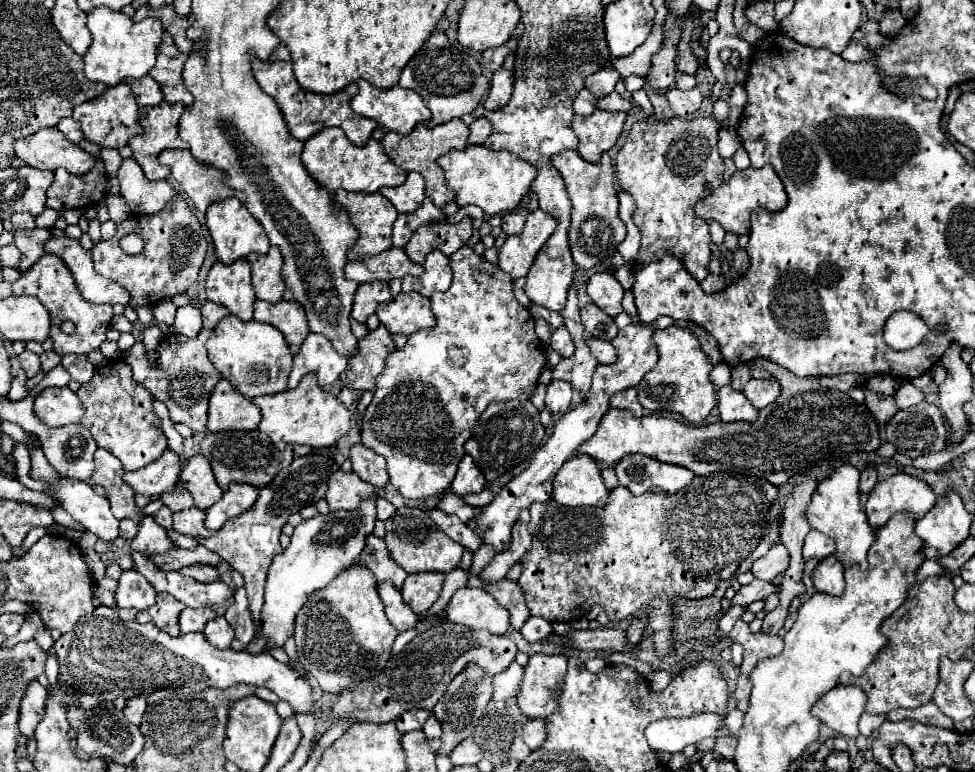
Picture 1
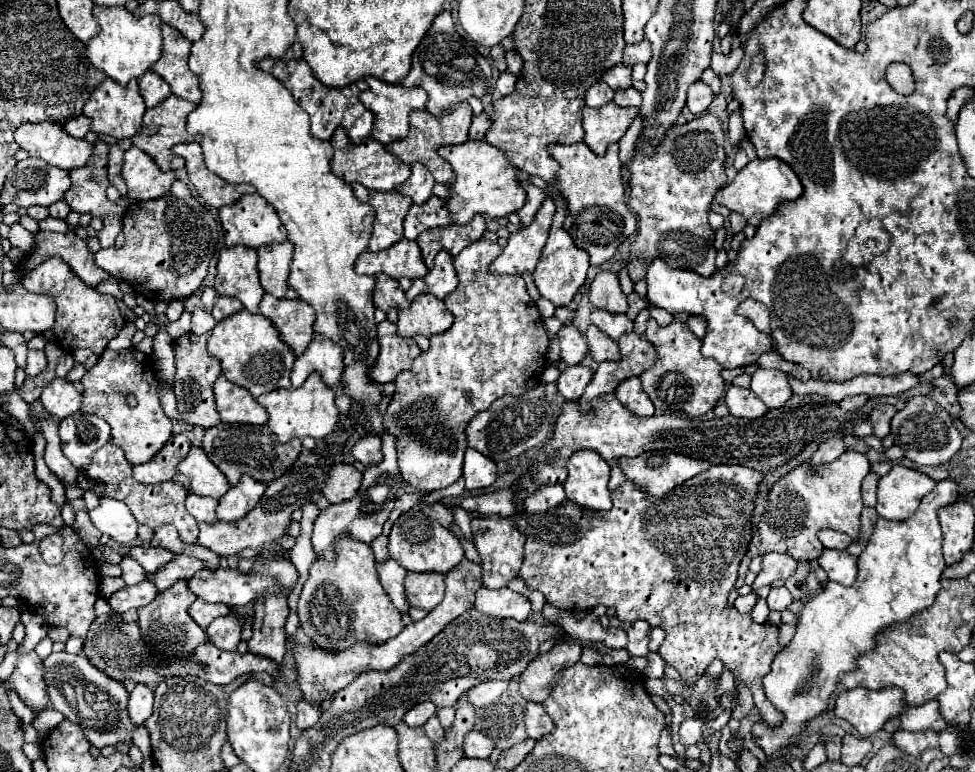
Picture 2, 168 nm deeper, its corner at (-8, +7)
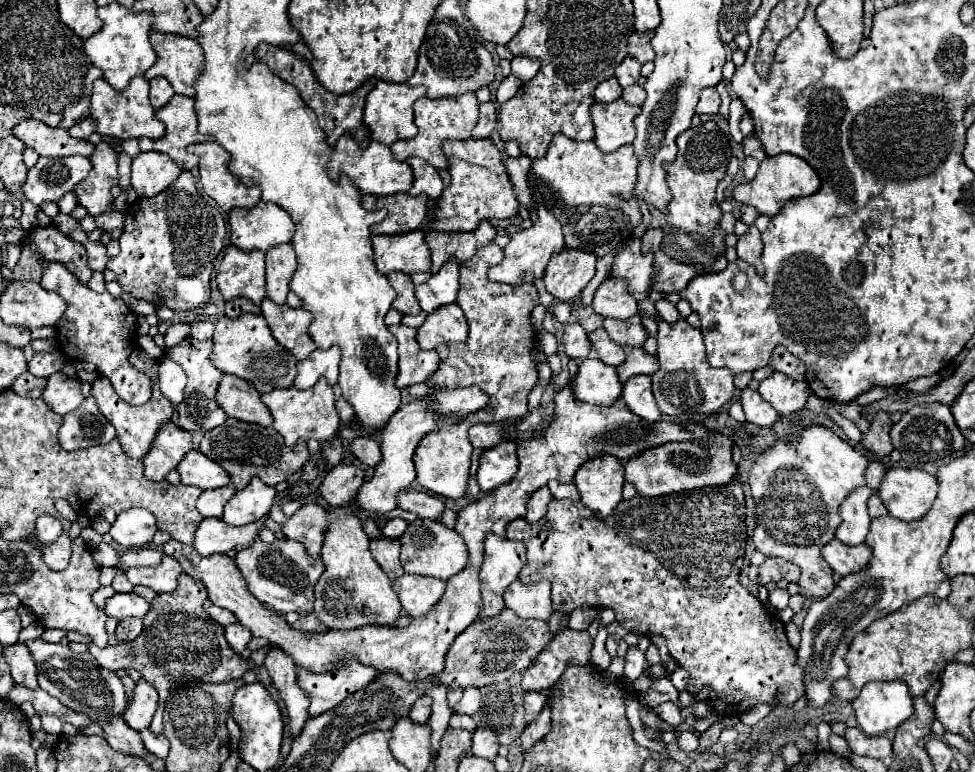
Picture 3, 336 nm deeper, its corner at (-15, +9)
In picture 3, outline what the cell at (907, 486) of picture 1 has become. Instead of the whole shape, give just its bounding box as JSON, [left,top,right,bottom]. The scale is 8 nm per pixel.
[878,468,938,520]

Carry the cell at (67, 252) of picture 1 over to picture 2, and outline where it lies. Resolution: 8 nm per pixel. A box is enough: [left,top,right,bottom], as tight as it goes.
[19,232,109,286]

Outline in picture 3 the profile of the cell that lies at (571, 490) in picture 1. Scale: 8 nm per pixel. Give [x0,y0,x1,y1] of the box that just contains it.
[574,456,622,518]

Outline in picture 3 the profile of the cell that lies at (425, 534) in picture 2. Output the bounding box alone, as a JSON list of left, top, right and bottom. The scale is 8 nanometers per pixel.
[400,518,468,580]

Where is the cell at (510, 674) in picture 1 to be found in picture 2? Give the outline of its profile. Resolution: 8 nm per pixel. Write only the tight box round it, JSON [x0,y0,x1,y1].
[465,680,507,708]

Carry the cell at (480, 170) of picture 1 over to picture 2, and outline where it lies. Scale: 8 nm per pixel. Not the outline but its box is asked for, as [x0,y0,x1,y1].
[439,140,525,224]

